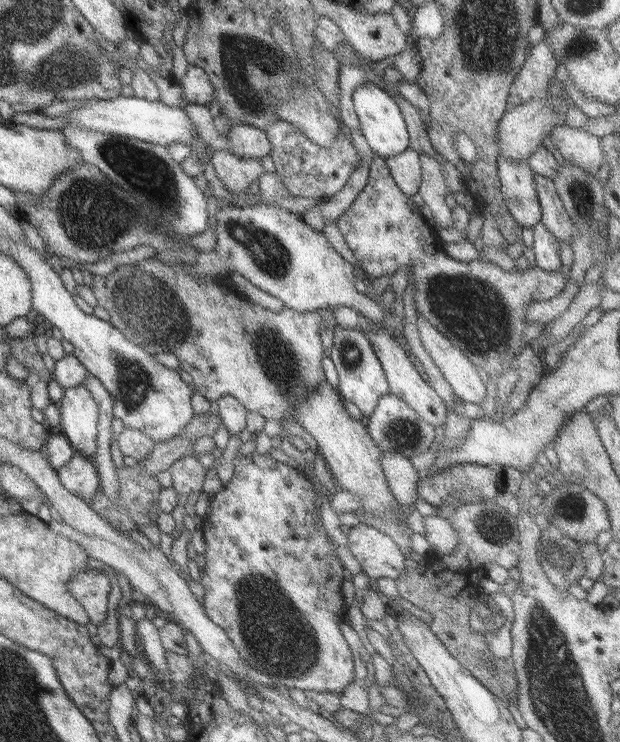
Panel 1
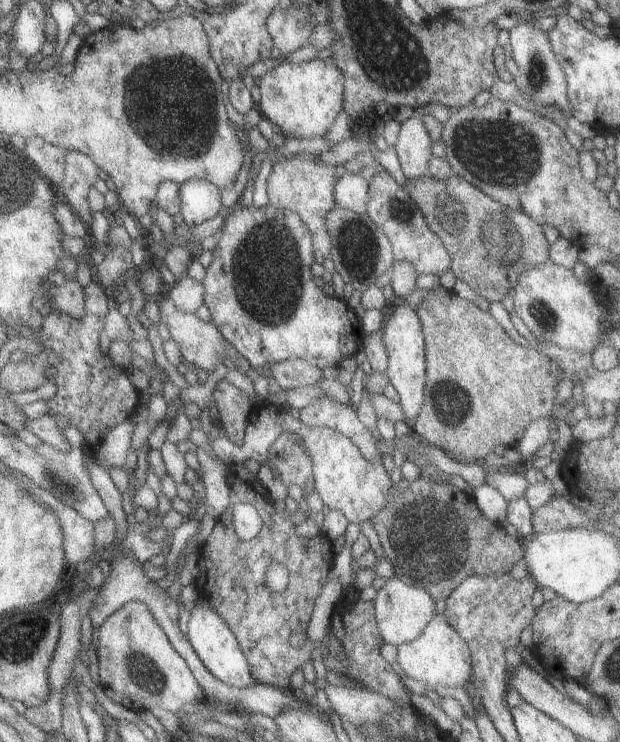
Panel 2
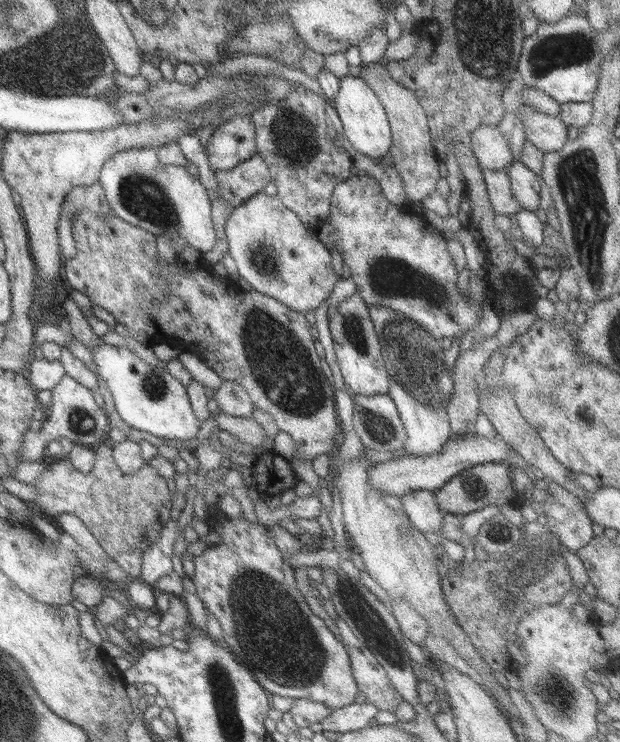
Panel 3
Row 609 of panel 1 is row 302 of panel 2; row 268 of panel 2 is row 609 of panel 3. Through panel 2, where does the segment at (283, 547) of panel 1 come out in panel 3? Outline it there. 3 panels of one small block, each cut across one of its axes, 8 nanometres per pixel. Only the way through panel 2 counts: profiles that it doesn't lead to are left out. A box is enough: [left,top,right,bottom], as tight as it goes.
[190,512,358,709]

